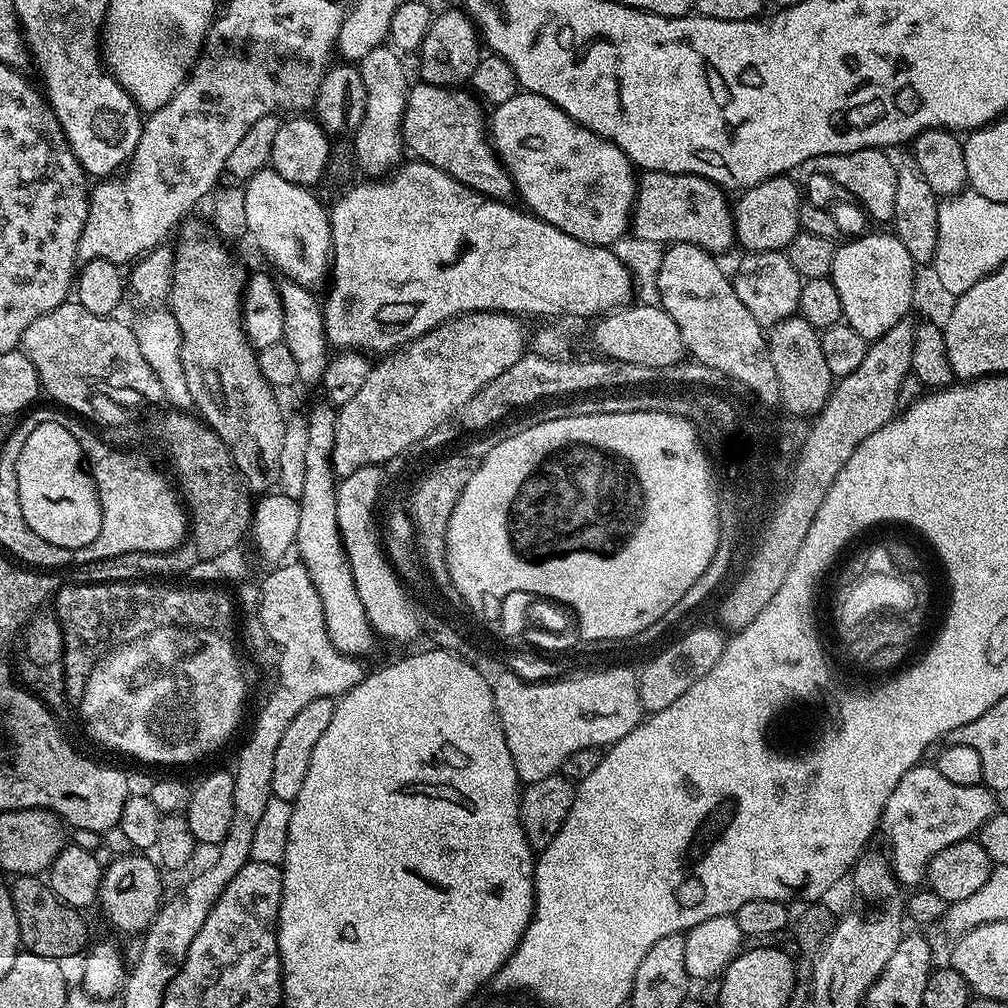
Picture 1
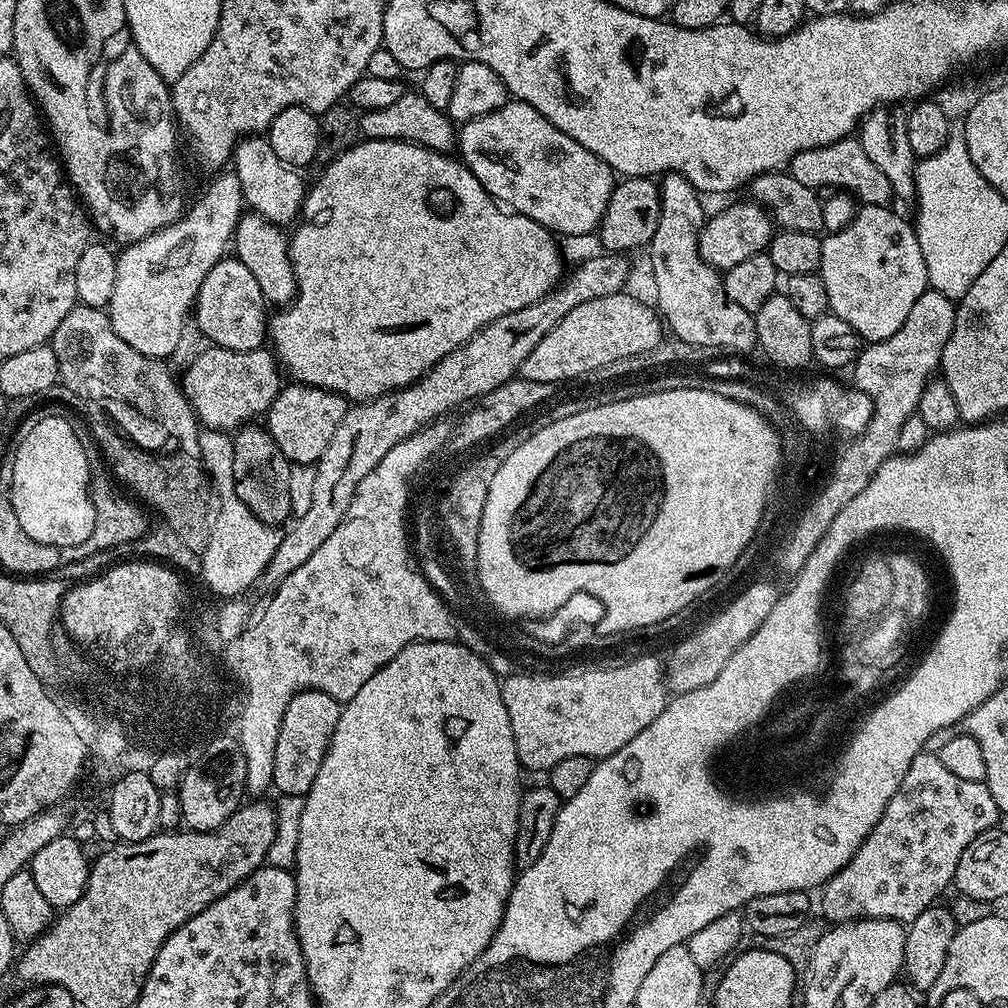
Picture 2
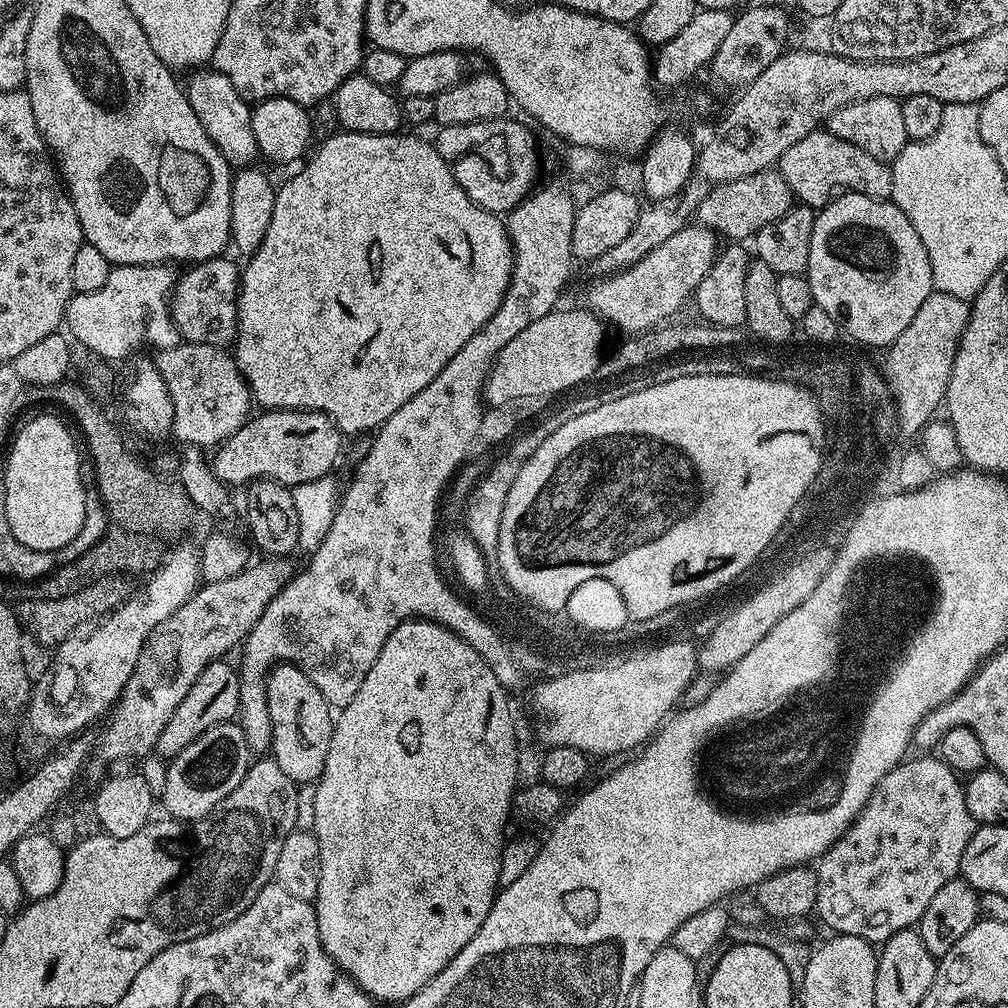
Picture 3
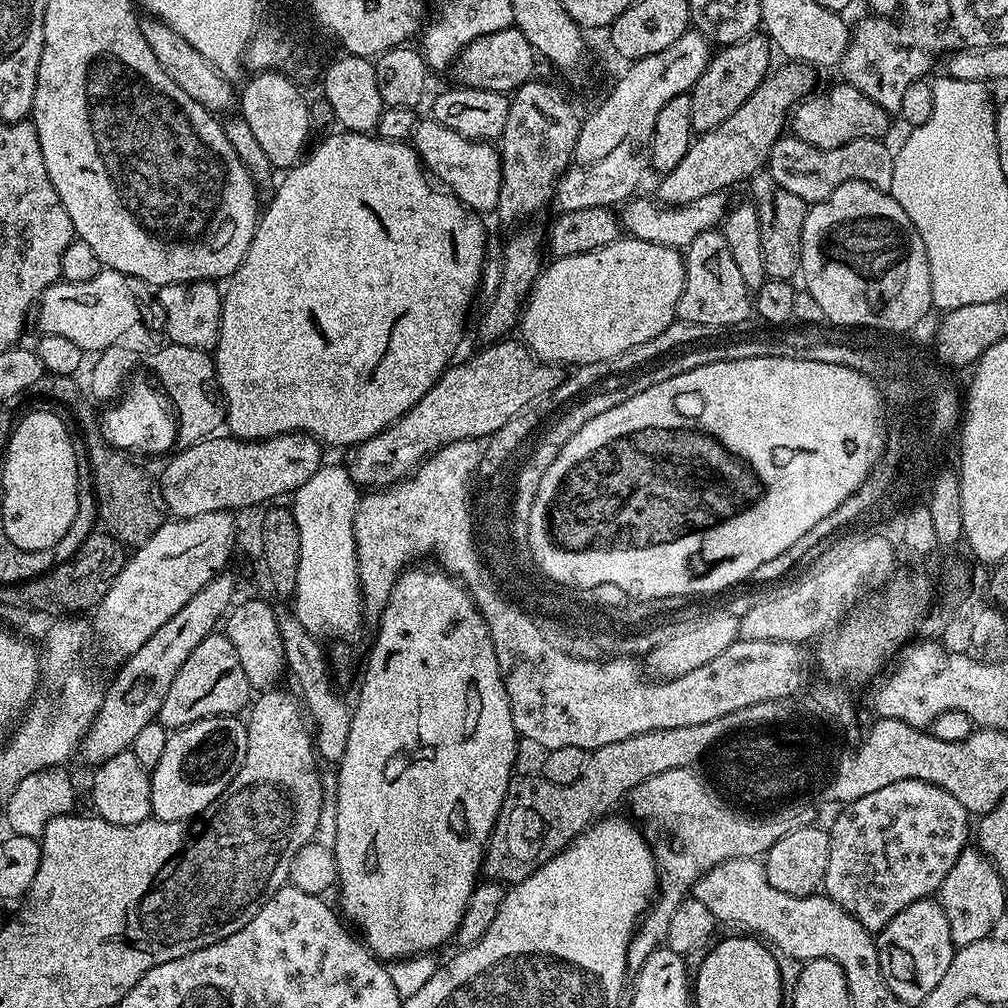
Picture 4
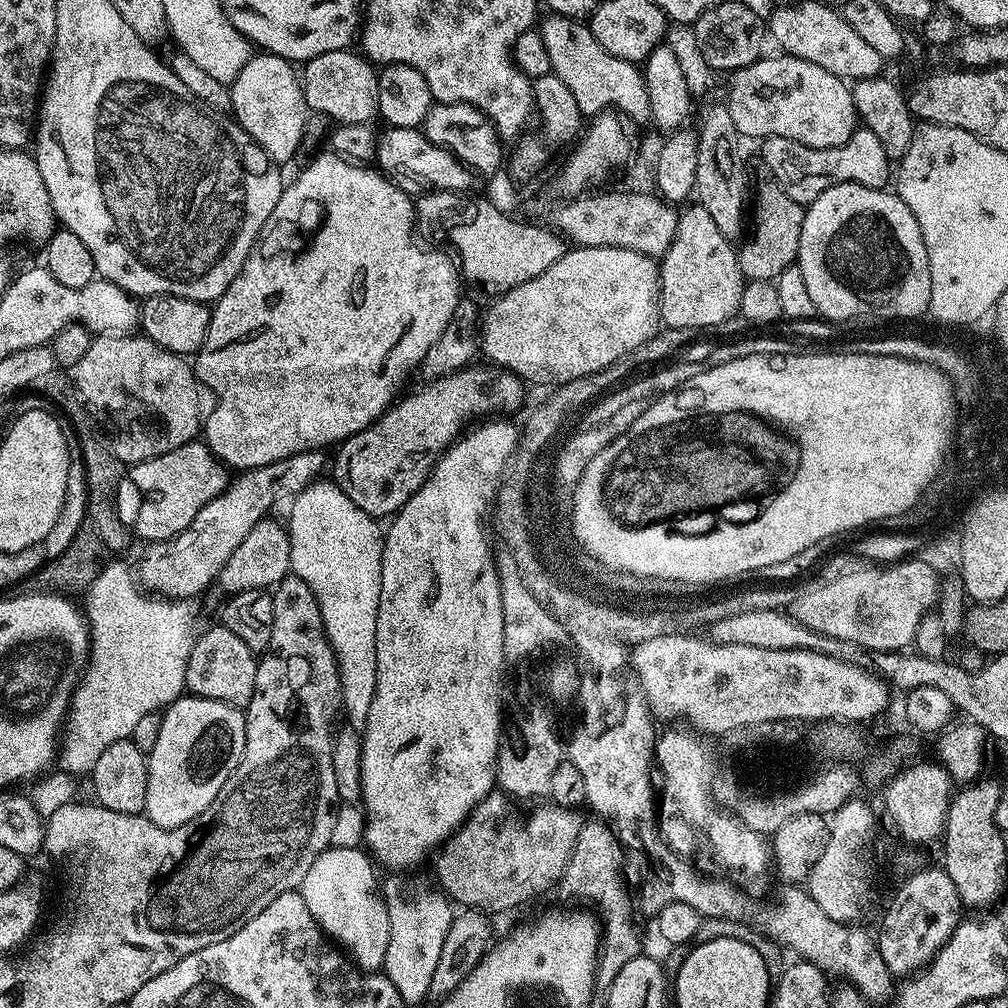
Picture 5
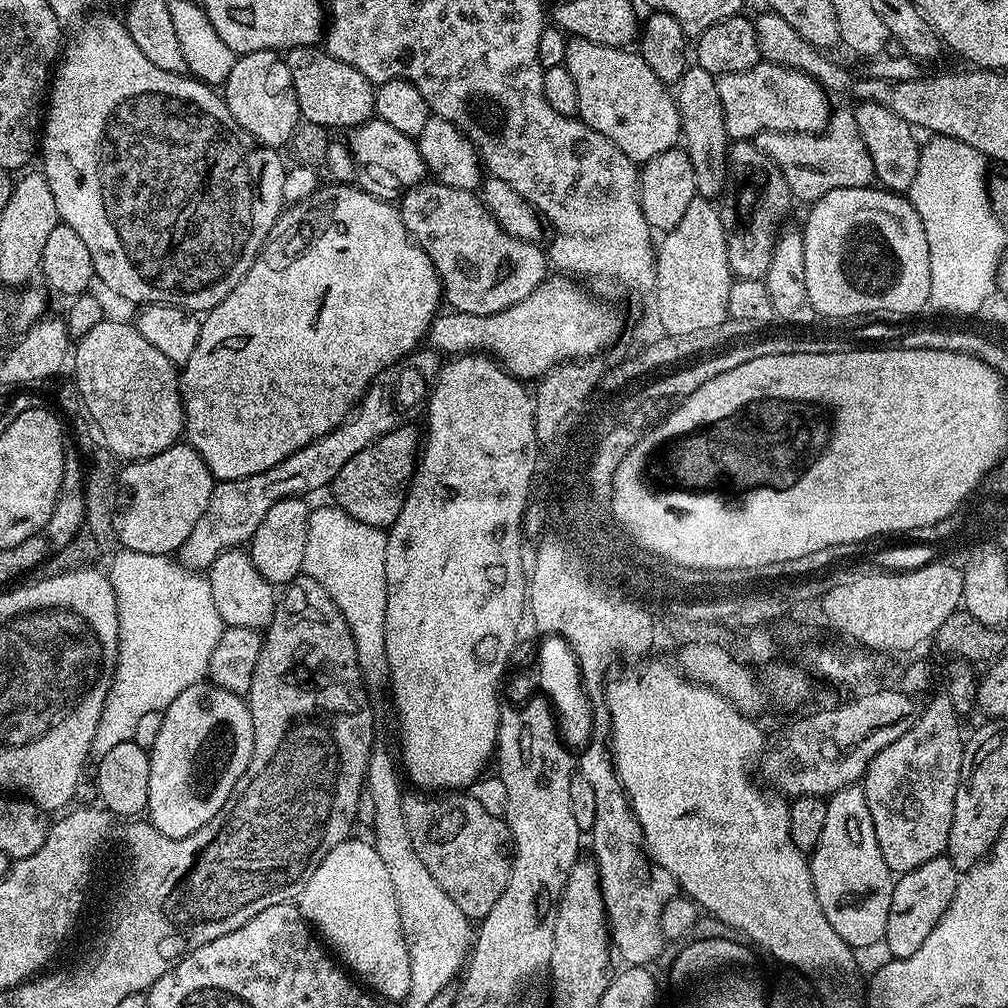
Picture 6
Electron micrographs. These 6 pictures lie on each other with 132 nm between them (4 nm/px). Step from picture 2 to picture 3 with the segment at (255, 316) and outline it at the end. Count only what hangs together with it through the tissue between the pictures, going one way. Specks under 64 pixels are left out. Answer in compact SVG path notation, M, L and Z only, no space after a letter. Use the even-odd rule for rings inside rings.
M227 255L216 256L212 260L203 260L201 264L191 265L187 269L189 272L181 275L172 289L172 324L187 343L227 349L235 341L241 269L228 259Z

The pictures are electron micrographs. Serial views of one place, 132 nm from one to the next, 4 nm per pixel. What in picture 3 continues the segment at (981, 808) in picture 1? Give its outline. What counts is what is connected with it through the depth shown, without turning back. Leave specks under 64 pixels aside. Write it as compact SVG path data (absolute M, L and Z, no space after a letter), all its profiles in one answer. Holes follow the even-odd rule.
M920 754L917 760L905 759L897 764L894 770L890 770L884 775L882 782L878 782L874 794L866 802L864 809L856 815L856 819L838 838L838 842L834 842L834 846L830 846L827 852L820 857L818 867L815 869L818 878L818 898L816 899L815 915L820 916L821 922L826 927L832 928L828 930L833 933L842 936L857 936L863 940L869 940L873 946L883 945L884 941L890 939L894 934L919 925L922 914L926 914L926 906L930 906L934 894L938 894L938 890L942 890L942 886L946 886L946 882L955 880L960 876L962 854L966 850L966 846L970 846L970 838L976 833L977 827L978 821L973 818L970 806L966 804L964 784L961 777L946 761L941 760L939 755L936 754Z

